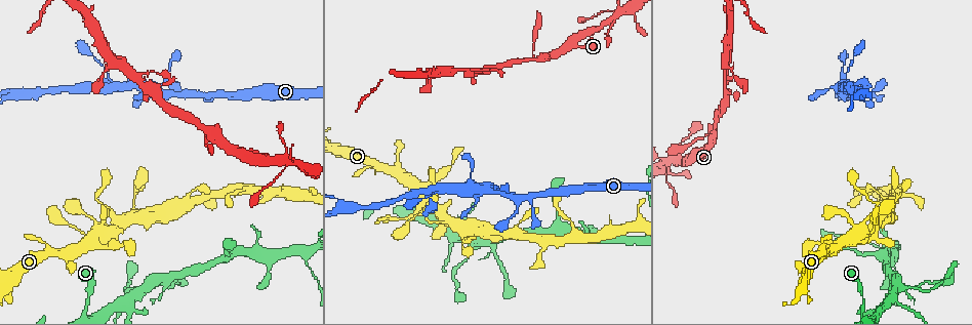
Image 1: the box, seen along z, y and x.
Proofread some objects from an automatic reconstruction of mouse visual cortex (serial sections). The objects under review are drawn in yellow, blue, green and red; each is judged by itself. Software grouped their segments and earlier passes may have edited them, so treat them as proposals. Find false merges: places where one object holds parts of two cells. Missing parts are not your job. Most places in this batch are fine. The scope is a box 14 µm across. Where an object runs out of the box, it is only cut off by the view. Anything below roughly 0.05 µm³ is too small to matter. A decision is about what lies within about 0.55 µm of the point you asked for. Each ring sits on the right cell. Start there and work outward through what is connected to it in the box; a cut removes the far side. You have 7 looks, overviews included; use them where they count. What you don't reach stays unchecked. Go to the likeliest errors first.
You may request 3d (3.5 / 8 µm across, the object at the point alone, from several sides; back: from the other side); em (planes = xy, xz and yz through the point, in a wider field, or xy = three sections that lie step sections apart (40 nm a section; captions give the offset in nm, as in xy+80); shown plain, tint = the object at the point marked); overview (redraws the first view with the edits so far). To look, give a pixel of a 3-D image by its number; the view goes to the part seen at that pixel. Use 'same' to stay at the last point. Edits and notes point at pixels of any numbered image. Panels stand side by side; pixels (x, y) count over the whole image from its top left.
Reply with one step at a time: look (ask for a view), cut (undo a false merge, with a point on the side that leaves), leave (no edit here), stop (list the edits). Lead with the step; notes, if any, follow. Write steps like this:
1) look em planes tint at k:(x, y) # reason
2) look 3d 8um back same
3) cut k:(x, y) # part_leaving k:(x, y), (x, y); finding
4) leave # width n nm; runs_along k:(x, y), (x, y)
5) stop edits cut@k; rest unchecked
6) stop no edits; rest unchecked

look 3d 8um at 1:(206, 130) # side arm on a straight run

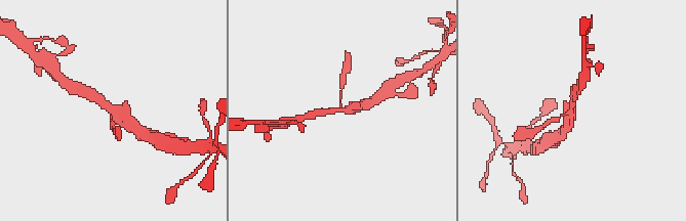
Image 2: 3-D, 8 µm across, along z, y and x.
look em xy step 2 tint at 2:(341, 111) # need the tissue

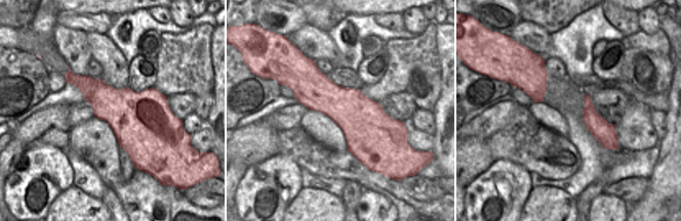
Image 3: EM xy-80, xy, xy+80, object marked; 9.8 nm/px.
leave # runs_along 2:(136, 127), (88, 93); all the same cell

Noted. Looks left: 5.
look 3d 3.5um at 1:(114, 87) # small branch off a trunk

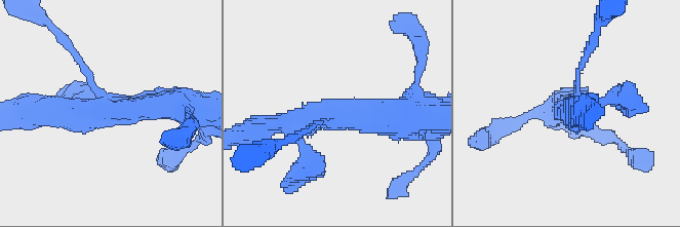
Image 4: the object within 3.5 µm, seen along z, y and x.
look em planes tint at 4:(105, 110) # shape alone is not enough

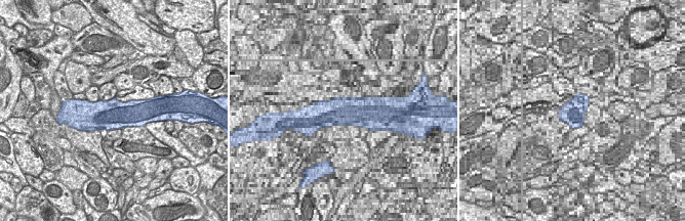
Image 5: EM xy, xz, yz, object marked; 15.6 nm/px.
leave # arm_widths 100, 300, 400 nm; runs_along 4:(404, 116), (325, 114), (266, 126); one cell here

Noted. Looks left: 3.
look 3d 3.5um at 1:(668, 160) # small branch off a trunk

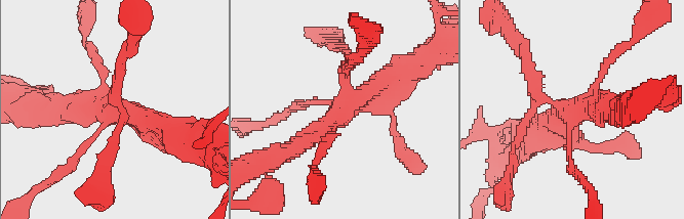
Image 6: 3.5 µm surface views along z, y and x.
look em xy step 1 tint at 6:(573, 110)

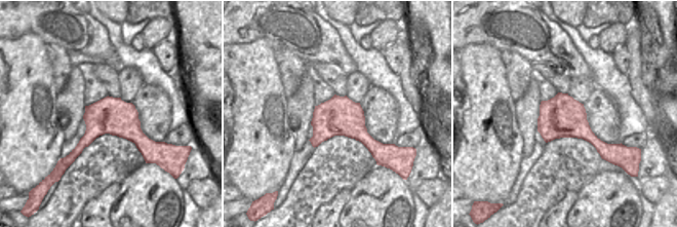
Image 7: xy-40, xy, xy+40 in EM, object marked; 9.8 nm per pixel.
leave # runs_along 6:(292, 150), (371, 87), (403, 72); all the same cell

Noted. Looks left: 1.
stop no edits; rest unchecked

